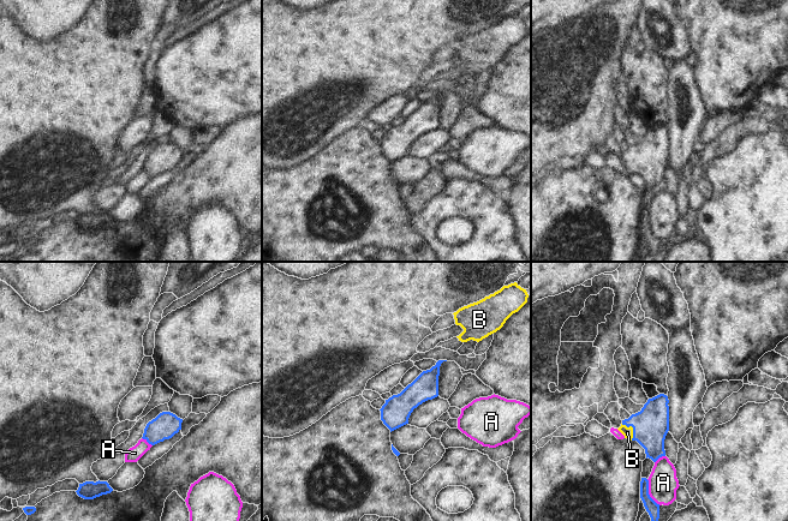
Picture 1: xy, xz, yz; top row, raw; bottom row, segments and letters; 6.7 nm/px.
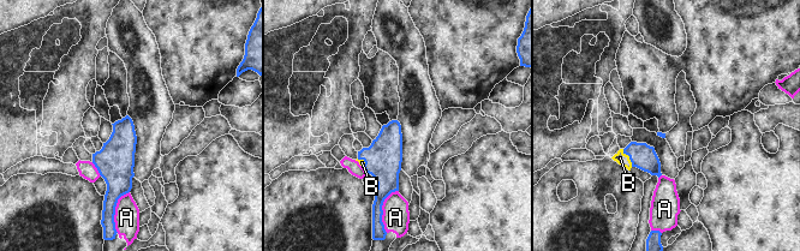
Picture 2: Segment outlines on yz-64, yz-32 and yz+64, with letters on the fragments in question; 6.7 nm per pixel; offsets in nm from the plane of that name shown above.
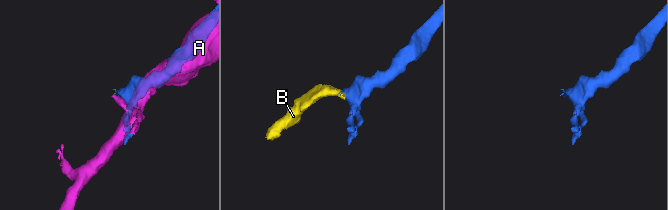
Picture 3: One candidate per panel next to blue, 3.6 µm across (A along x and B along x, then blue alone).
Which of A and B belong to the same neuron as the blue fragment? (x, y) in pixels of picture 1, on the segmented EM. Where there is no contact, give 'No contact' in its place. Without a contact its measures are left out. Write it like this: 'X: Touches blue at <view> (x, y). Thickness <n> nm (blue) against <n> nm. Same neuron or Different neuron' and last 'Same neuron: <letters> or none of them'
A: Touches blue at yz (648, 492). Thickness 90 nm (blue) against 190 nm. Different neuron
B: Touches blue at yz (633, 429). Thickness 240 nm (blue) against 70 nm. Same neuron
Same neuron: B.

